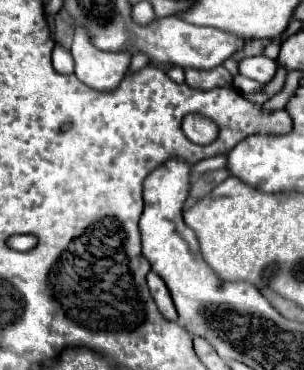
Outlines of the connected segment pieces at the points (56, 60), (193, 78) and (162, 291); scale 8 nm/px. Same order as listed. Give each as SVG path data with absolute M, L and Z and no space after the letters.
M61 44L55 46L55 50L53 50L53 66L59 74L73 74L73 70L75 70L71 52L67 48L63 48Z
M217 66L213 70L197 70L197 68L187 68L185 70L185 82L191 88L199 90L213 90L213 88L231 88L233 86L233 76L225 70L225 66Z
M149 272L147 274L147 284L149 284L149 290L151 290L151 296L155 298L157 306L159 306L159 312L167 318L167 320L177 320L177 310L173 306L173 300L171 300L171 294L165 286L165 282L155 274L155 272Z

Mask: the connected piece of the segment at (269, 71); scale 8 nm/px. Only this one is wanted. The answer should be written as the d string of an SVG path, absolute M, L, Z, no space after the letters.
M253 56L253 58L245 58L239 62L239 74L253 78L261 84L271 82L275 72L277 72L277 62L267 56Z

